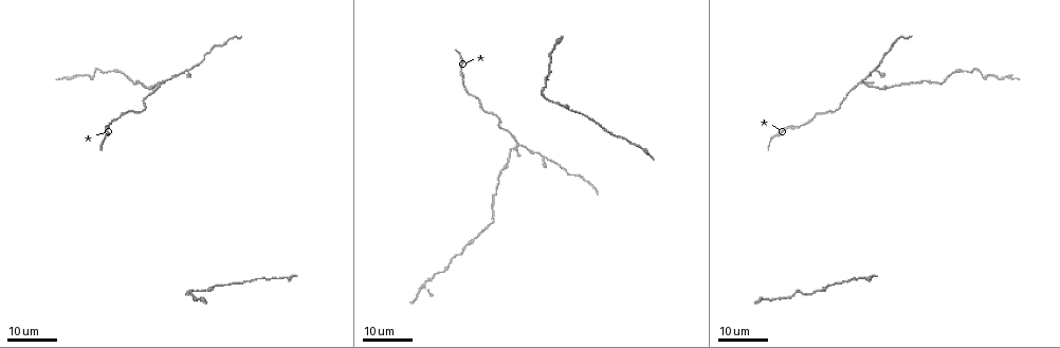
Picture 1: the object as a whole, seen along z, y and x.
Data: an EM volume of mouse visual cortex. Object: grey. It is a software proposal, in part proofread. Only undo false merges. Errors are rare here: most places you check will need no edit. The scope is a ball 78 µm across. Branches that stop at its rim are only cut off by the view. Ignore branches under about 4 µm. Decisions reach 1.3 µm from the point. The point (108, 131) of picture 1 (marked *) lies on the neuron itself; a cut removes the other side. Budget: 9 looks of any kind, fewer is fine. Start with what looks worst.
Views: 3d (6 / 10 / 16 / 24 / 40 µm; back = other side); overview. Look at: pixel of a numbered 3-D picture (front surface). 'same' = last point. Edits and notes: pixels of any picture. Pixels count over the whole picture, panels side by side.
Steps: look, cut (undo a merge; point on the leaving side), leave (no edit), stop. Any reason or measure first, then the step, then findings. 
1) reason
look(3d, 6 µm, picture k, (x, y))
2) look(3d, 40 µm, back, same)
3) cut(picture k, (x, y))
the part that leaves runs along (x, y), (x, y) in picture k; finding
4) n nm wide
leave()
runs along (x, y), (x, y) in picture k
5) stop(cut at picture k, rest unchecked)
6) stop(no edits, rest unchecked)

three-way junction
look(3d, 16 µm, picture 1, (861, 82))

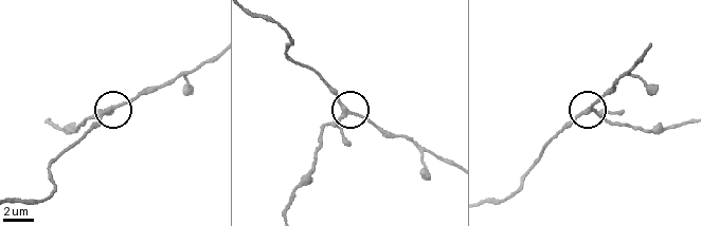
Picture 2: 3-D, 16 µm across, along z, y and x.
look(3d, 6 µm, picture 2, (111, 107))

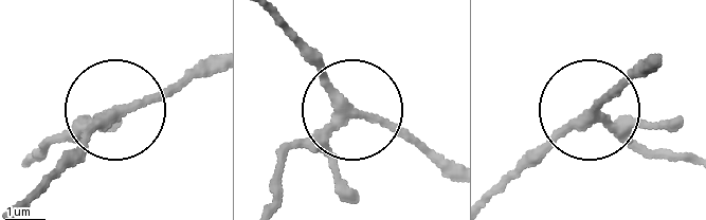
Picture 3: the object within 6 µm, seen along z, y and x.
leave()
runs along (31, 199), (102, 117), (152, 101), (199, 60) in picture 3; continuous, no second neuron

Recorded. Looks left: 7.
look(3d, 16 µm, picture 1, (545, 77))

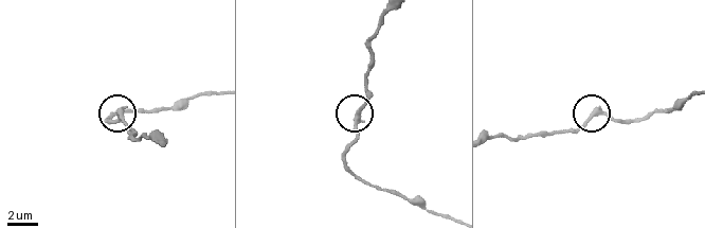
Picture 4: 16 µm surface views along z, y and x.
look(3d, 10 µm, picture 4, (598, 110))

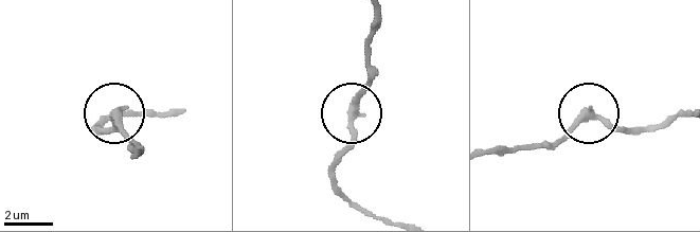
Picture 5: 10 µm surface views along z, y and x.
leave()
all the same neuron

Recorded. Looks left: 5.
side arm on a straight run
look(3d, 24 µm, picture 1, (192, 68))

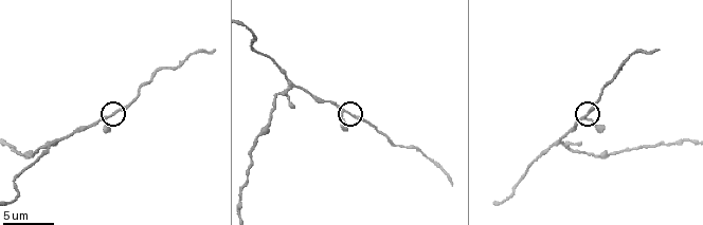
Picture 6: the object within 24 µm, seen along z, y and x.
look(3d, 6 µm, picture 6, (347, 111))

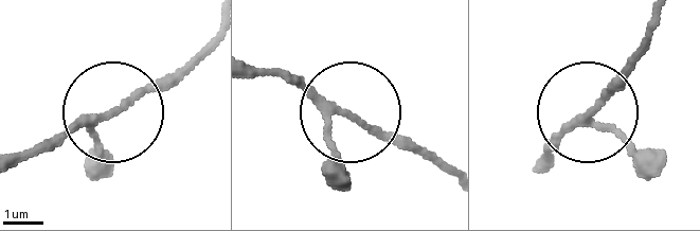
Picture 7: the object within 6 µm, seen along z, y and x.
leave()
runs along (541, 161), (643, 50) in picture 7; one neuron here

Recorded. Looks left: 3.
sudden change in width
look(3d, 16 µm, picture 1, (449, 264))

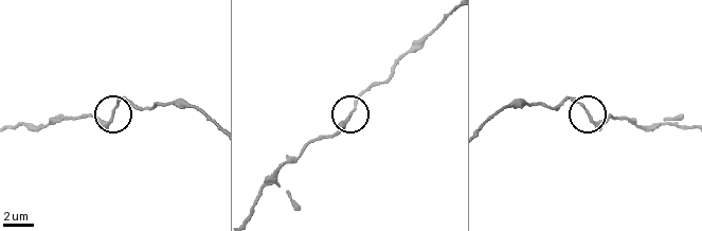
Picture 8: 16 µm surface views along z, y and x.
look(3d, 6 µm, picture 8, (587, 112))

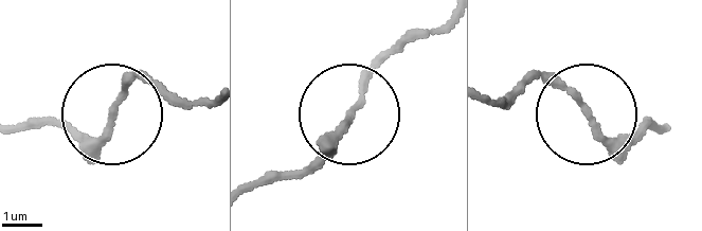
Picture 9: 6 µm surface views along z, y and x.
look(3d, 6 µm, back, picture 9, (587, 113))

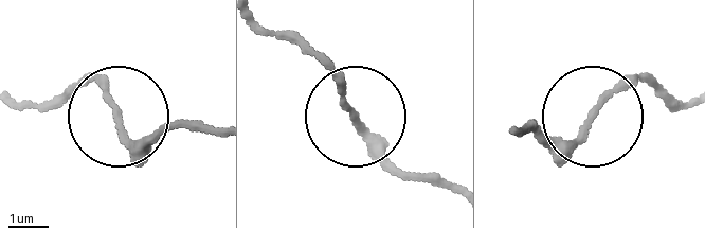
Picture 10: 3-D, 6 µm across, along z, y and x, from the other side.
leave()
runs along (693, 100), (673, 103), (633, 83), (572, 140), (535, 137) in picture 10; one neuron here

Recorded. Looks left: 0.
stop(no edits, rest unchecked)

